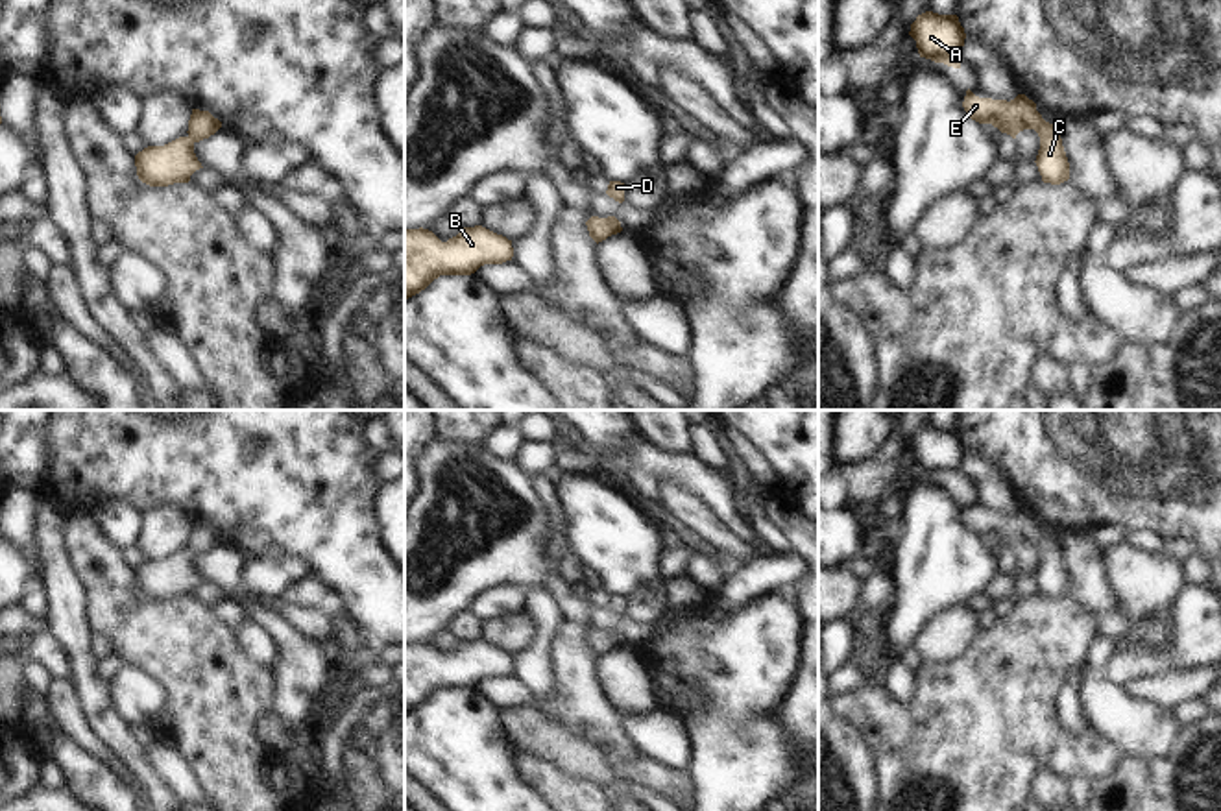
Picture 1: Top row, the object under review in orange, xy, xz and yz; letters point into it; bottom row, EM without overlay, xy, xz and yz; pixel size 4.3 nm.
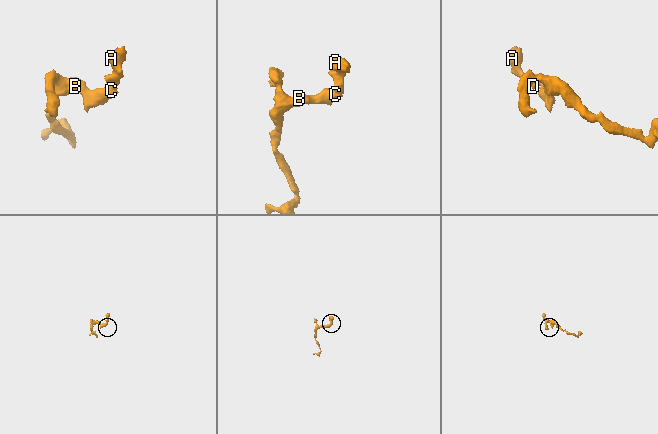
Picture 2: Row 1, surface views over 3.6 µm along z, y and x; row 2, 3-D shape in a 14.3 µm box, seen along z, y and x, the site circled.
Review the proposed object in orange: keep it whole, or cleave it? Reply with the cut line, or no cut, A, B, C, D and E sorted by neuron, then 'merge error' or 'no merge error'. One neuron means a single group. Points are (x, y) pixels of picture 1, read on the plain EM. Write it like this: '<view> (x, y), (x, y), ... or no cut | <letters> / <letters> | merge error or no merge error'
no cut | A B C D E | no merge error

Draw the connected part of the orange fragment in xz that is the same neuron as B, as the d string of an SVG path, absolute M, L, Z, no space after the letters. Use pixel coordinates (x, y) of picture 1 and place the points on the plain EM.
M482 639L441 656L429 643L405 645L405 715L425 704L440 689L471 689L484 678L512 674L512 654Z

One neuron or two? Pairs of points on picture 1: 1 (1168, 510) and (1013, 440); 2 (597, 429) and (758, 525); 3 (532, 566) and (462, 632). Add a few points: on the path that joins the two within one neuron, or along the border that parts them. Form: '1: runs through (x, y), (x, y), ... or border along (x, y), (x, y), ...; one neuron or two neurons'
1: runs through (1129, 499), (1109, 497), (1051, 447); one neuron
2: border along (747, 523), (756, 536); two neurons
3: border along (468, 610), (449, 629); two neurons

